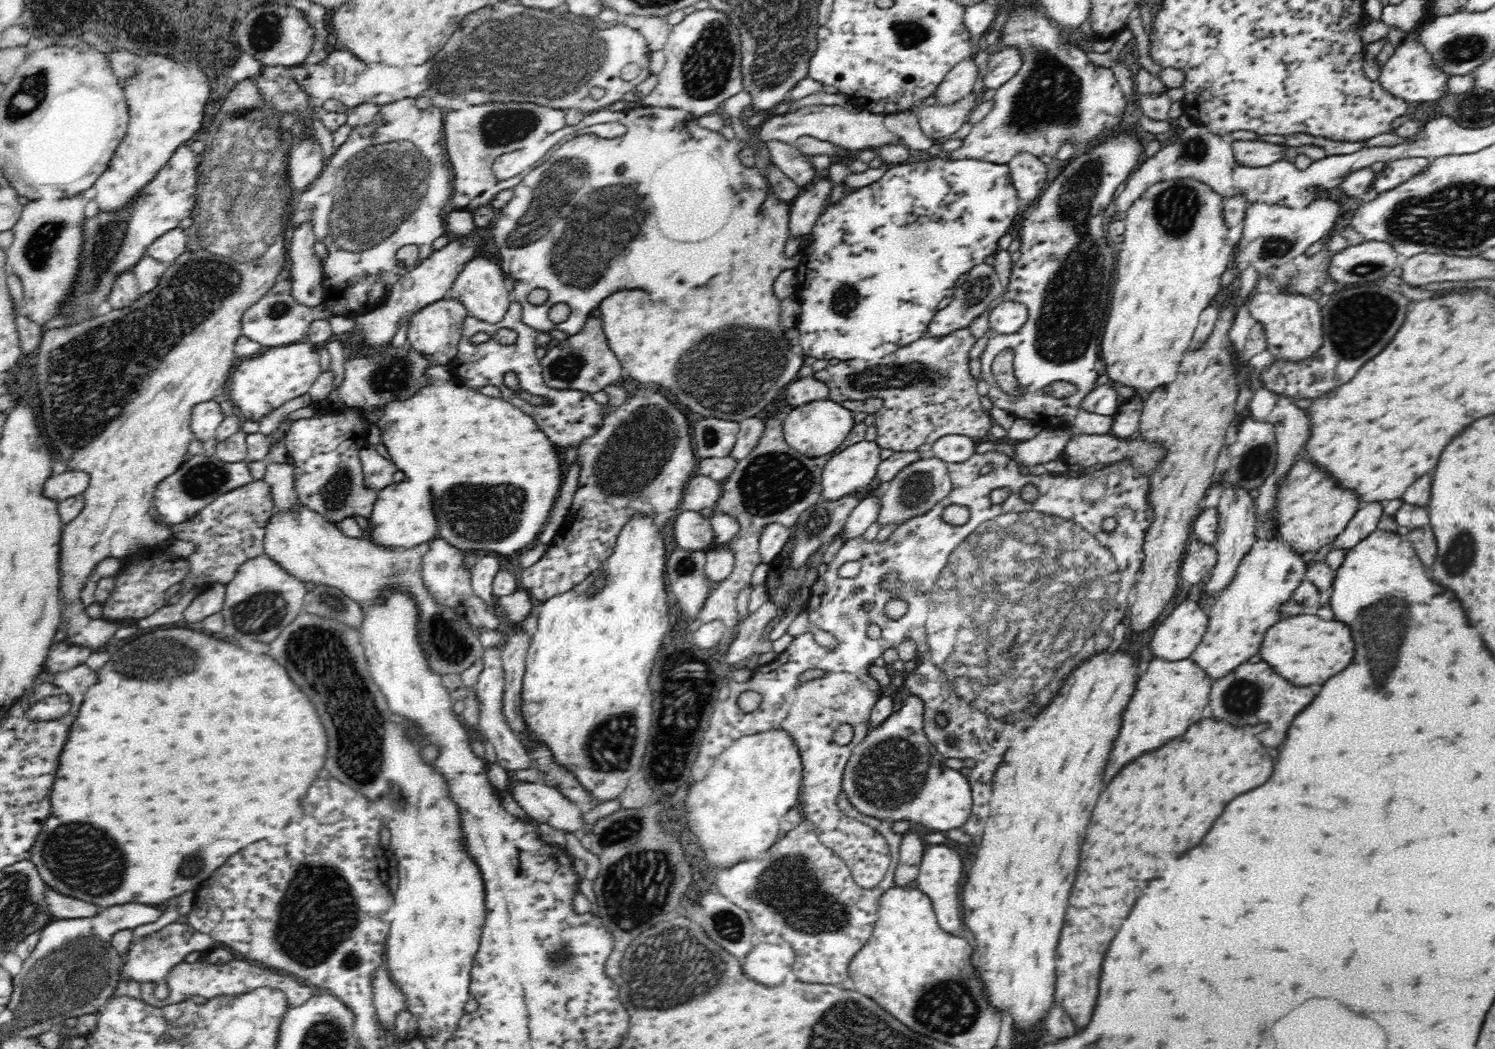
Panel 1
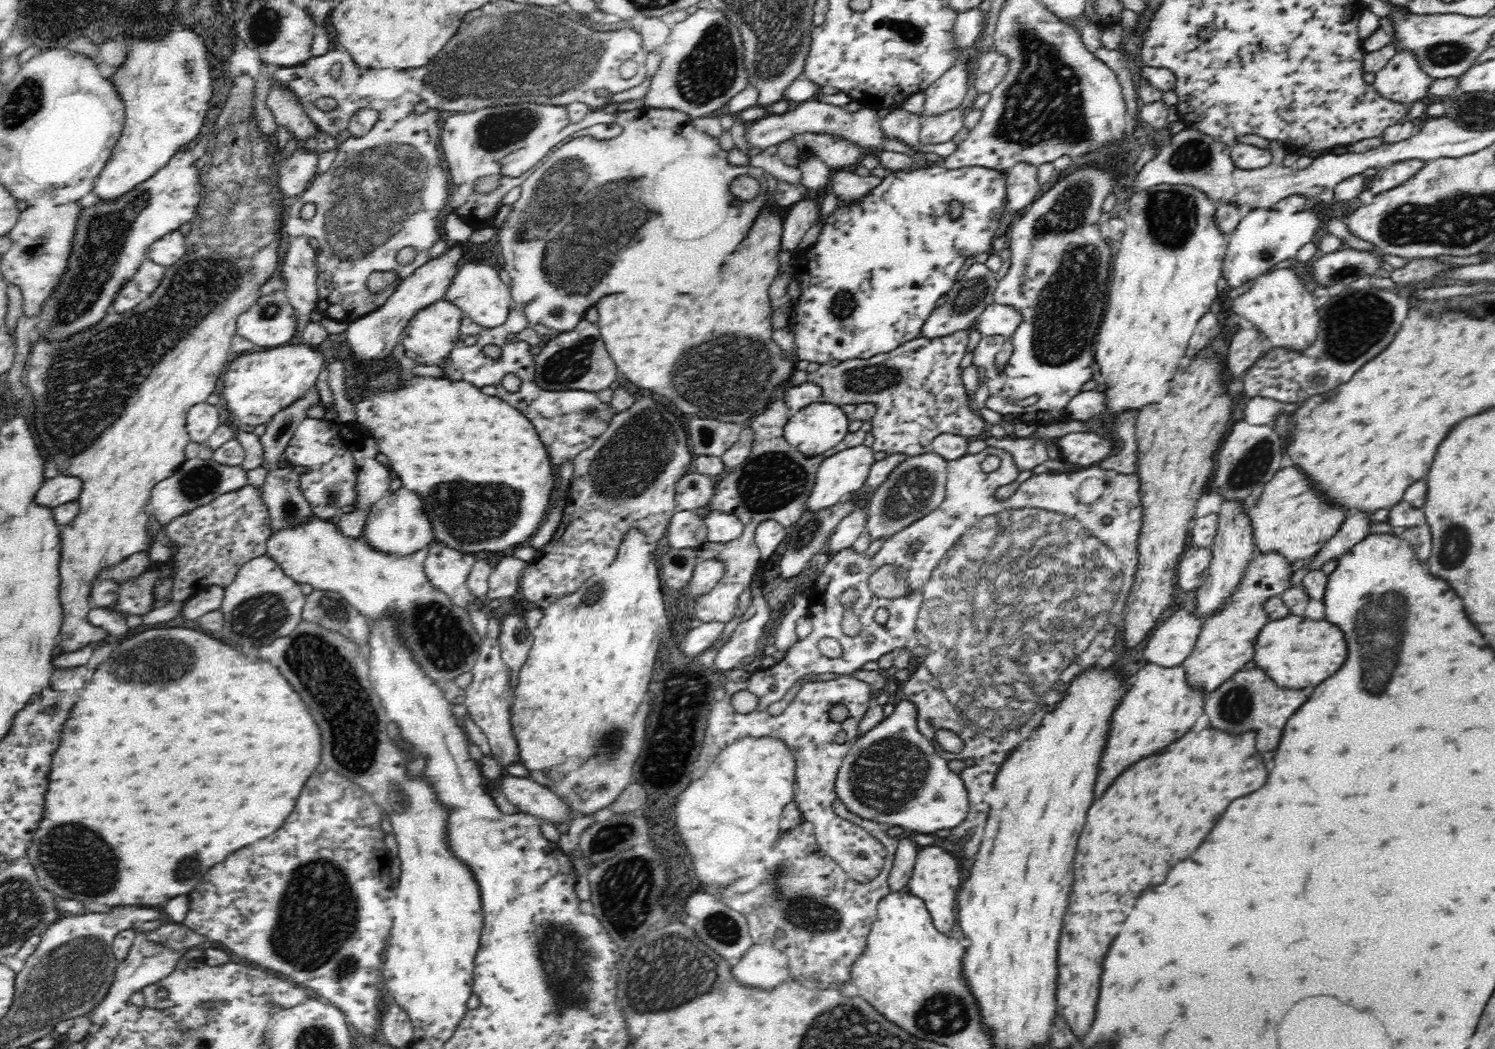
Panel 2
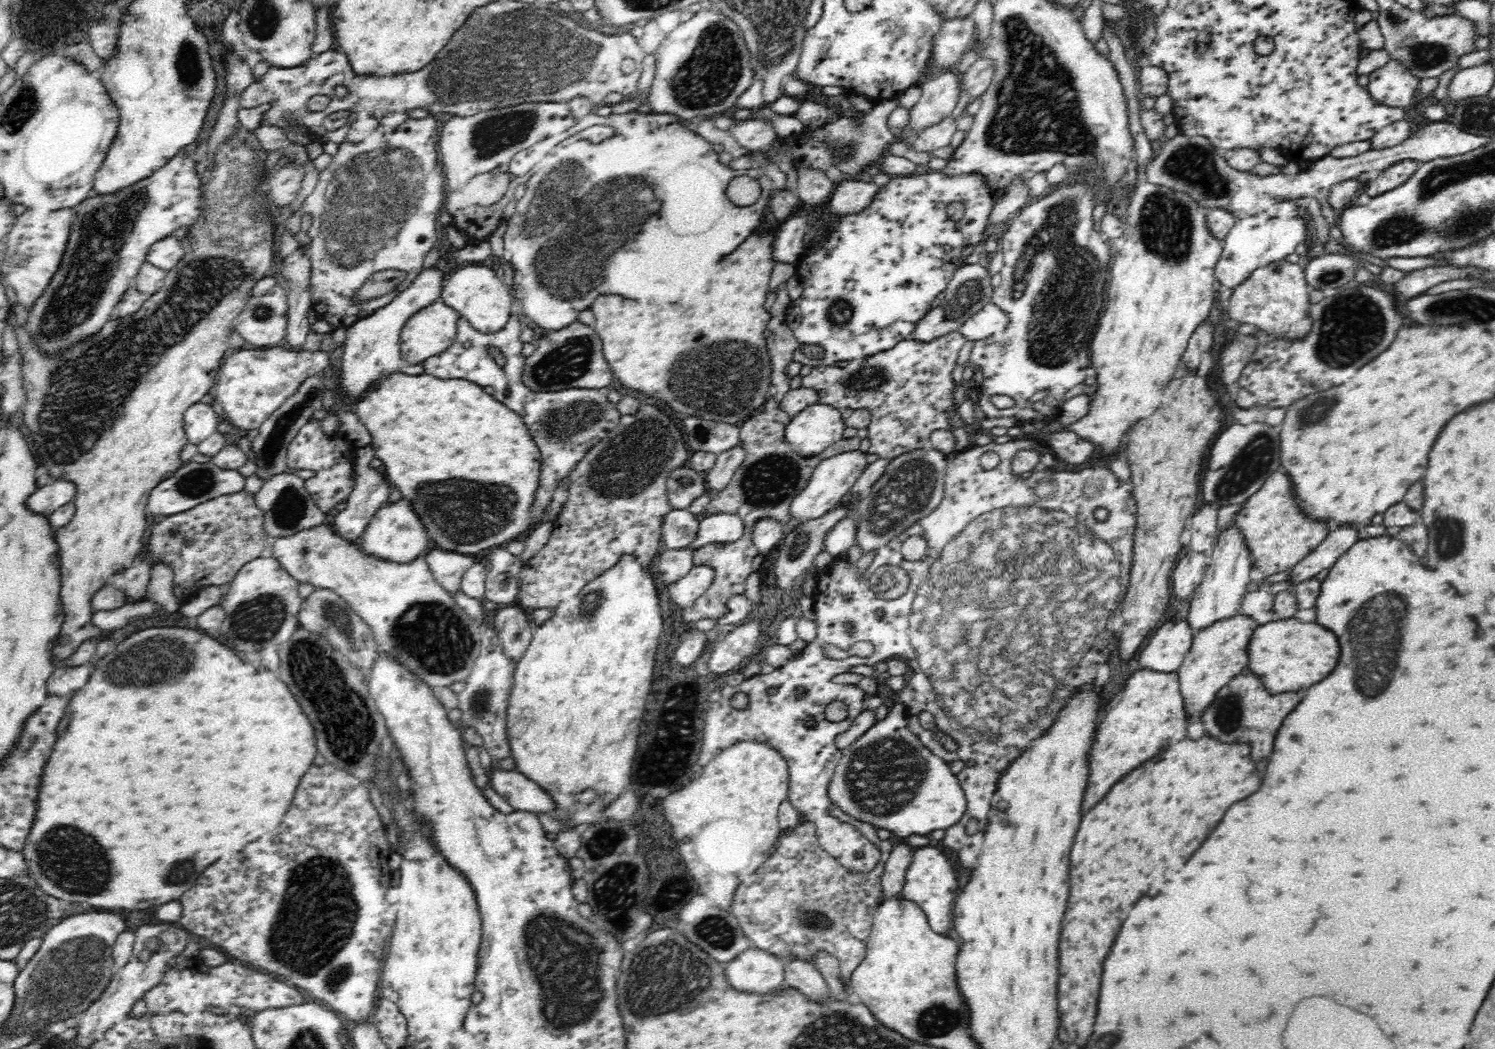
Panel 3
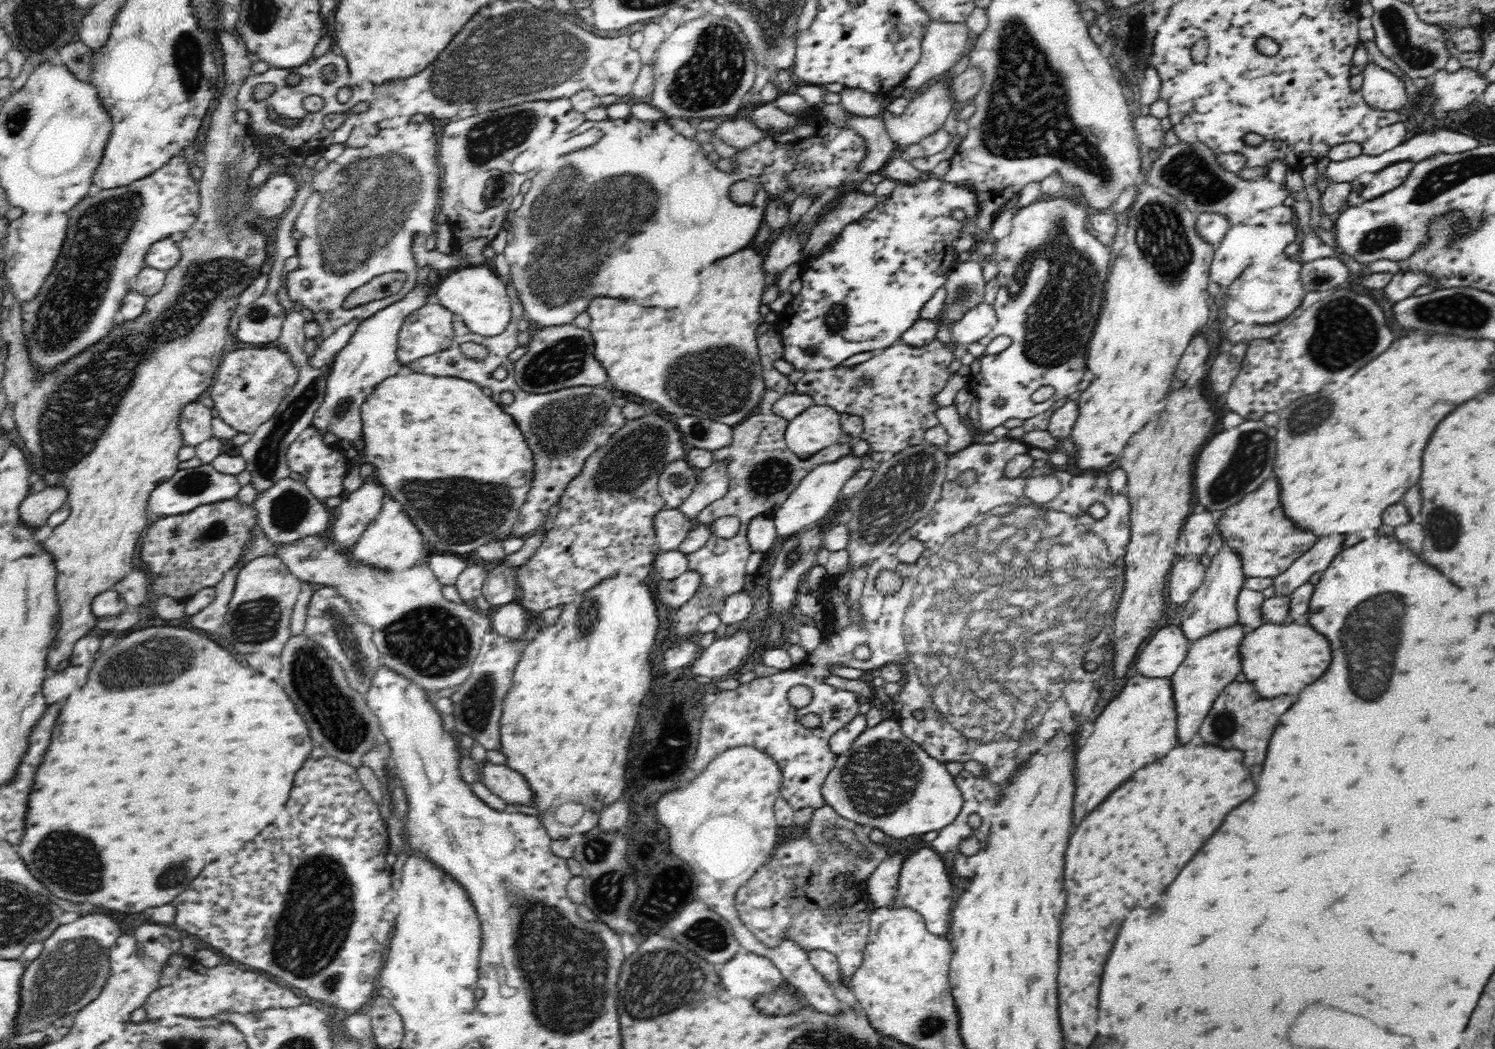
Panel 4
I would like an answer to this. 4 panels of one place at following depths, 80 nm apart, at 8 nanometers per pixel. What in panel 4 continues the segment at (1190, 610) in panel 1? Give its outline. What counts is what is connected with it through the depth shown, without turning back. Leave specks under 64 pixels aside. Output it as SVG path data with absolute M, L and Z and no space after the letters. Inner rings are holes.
M1180 625L1163 627L1142 648L1134 668L1148 677L1171 677L1186 658L1190 643Z

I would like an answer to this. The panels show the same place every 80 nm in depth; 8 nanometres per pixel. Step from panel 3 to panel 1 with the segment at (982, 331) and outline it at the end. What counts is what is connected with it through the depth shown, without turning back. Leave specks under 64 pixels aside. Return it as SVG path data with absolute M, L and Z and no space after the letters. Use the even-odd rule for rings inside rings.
M1006 300L990 314L990 327L995 334L1018 332L1028 320L1028 307L1022 302Z

